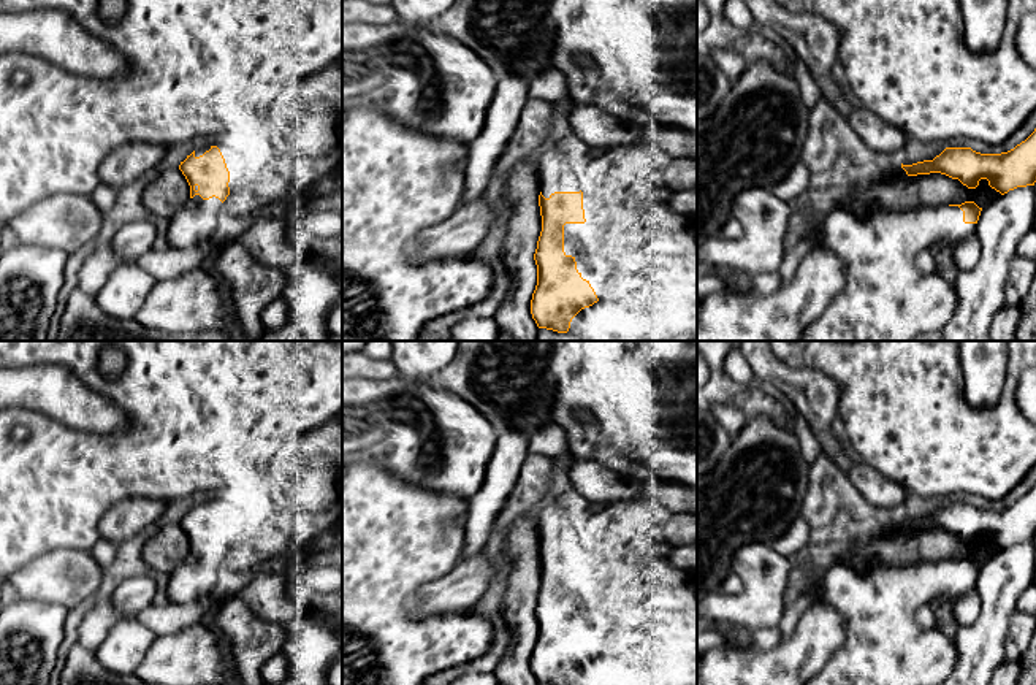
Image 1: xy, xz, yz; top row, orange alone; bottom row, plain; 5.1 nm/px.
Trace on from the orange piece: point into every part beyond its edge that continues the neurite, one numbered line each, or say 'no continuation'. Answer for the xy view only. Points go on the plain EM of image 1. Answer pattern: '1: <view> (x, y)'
1: xy (197, 576)

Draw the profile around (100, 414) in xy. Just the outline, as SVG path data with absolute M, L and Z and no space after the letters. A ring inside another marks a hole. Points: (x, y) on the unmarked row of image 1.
M57 365L0 368L0 411L25 408L87 433L125 433L131 419Z

